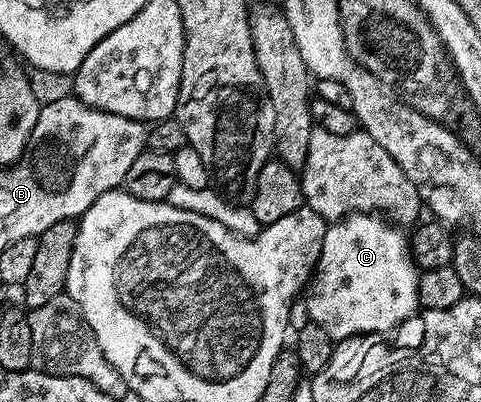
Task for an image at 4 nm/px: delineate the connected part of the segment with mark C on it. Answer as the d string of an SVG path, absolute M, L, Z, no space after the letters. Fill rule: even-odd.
M350 214L340 220L334 221L332 224L326 225L325 235L323 236L323 248L319 252L319 260L317 268L310 278L307 289L304 291L303 299L307 304L307 312L310 313L310 322L319 324L334 340L342 338L353 338L356 334L385 334L397 329L401 323L412 318L419 310L419 273L416 262L413 261L413 254L410 250L410 239L407 234L401 230L402 227L397 224L390 224L384 217L372 214Z

